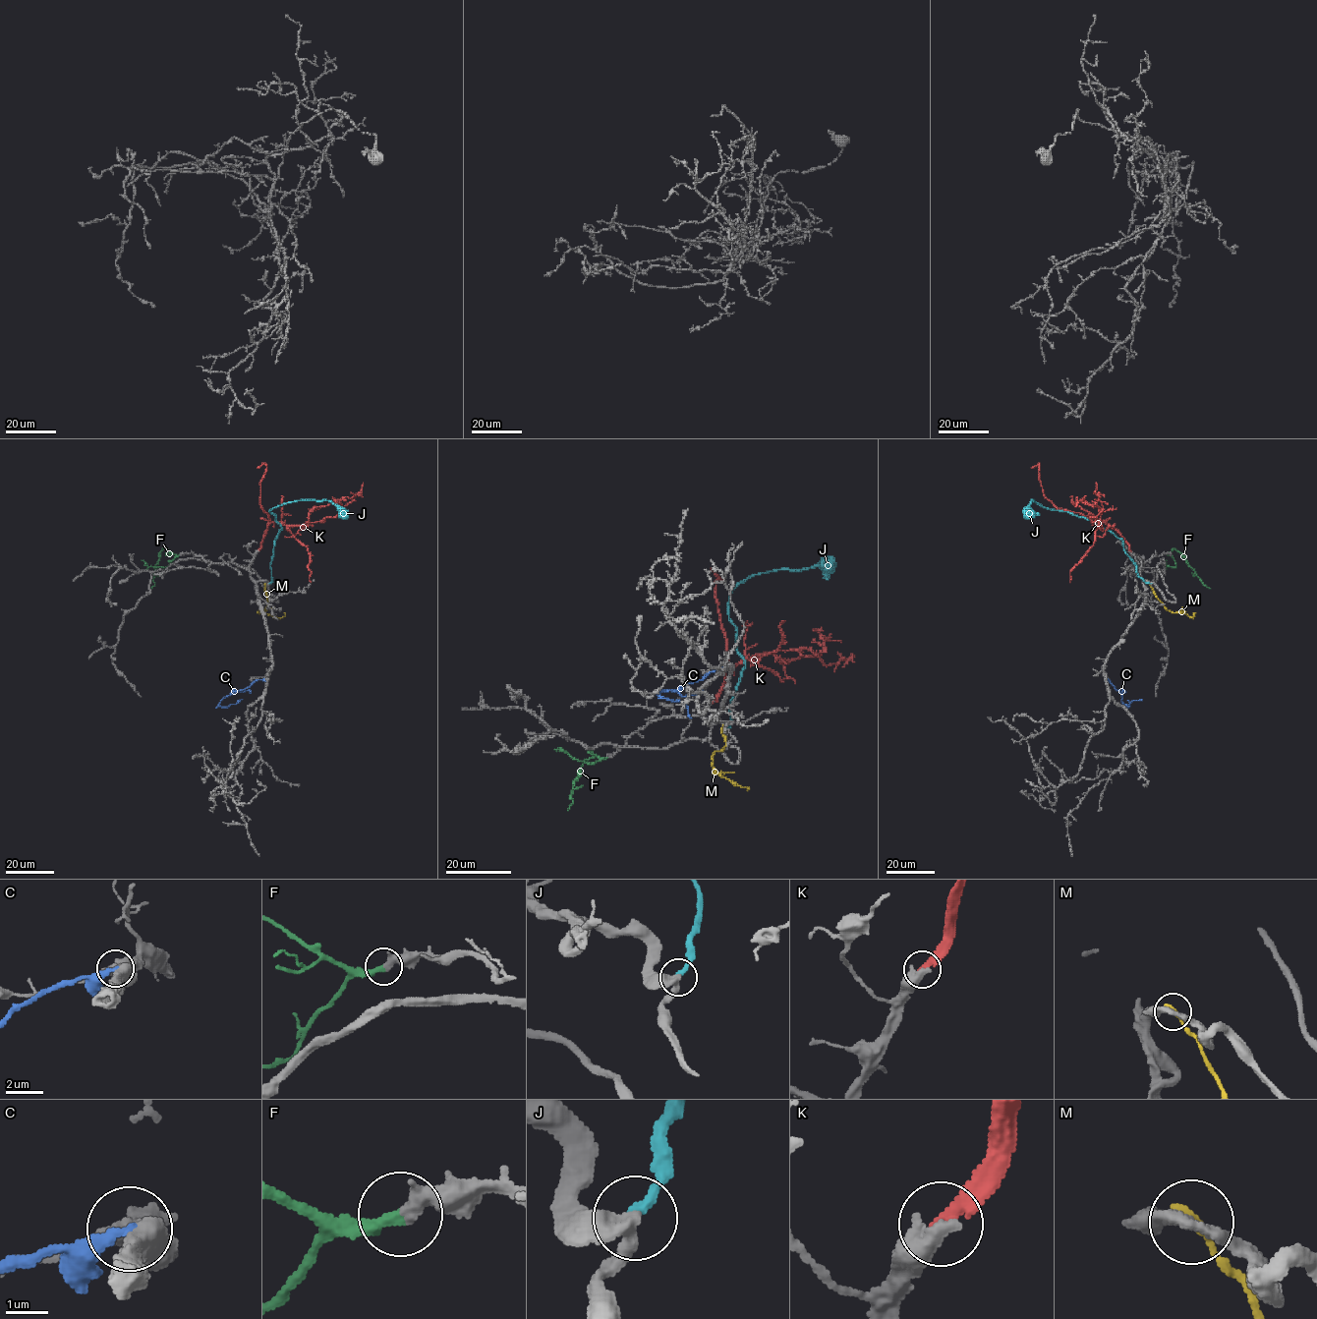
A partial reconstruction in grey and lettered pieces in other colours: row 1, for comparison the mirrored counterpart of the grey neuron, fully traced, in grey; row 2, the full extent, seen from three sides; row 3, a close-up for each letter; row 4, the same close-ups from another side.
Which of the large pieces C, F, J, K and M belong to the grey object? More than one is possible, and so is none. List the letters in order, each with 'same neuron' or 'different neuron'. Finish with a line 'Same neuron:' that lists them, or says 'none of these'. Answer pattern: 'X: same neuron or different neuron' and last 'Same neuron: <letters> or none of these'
C: different neuron
F: same neuron
J: different neuron
K: same neuron
M: different neuron
Same neuron: F, K

